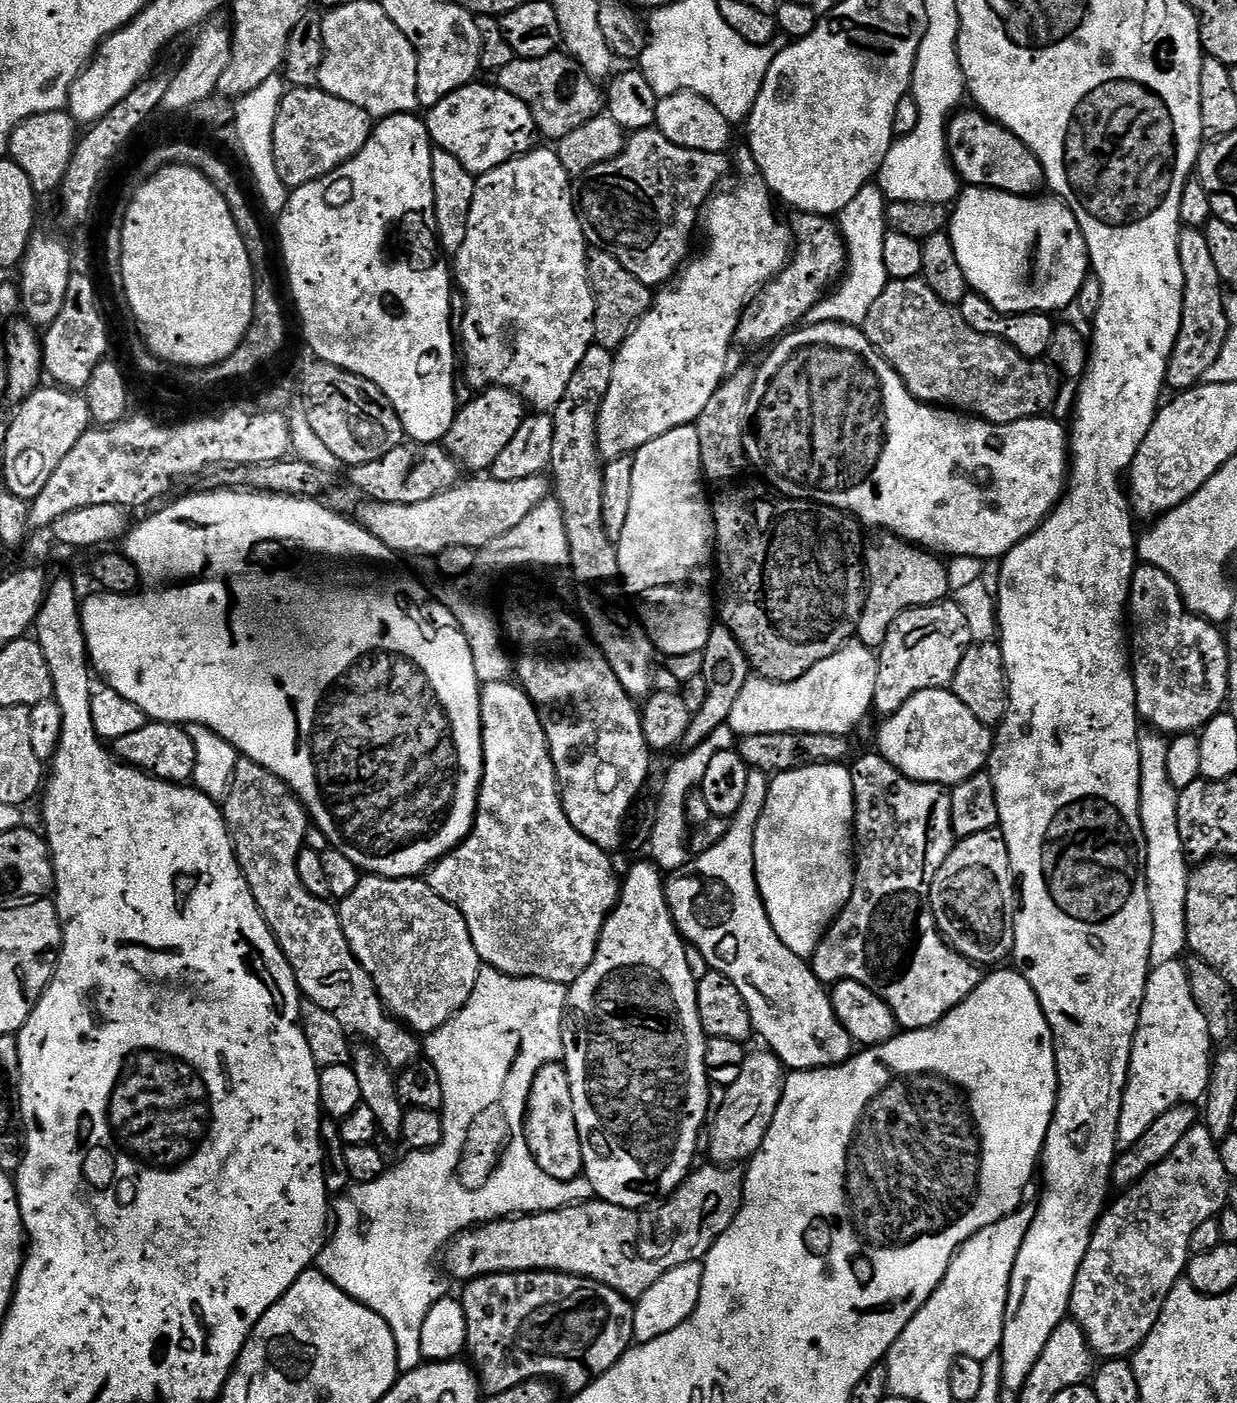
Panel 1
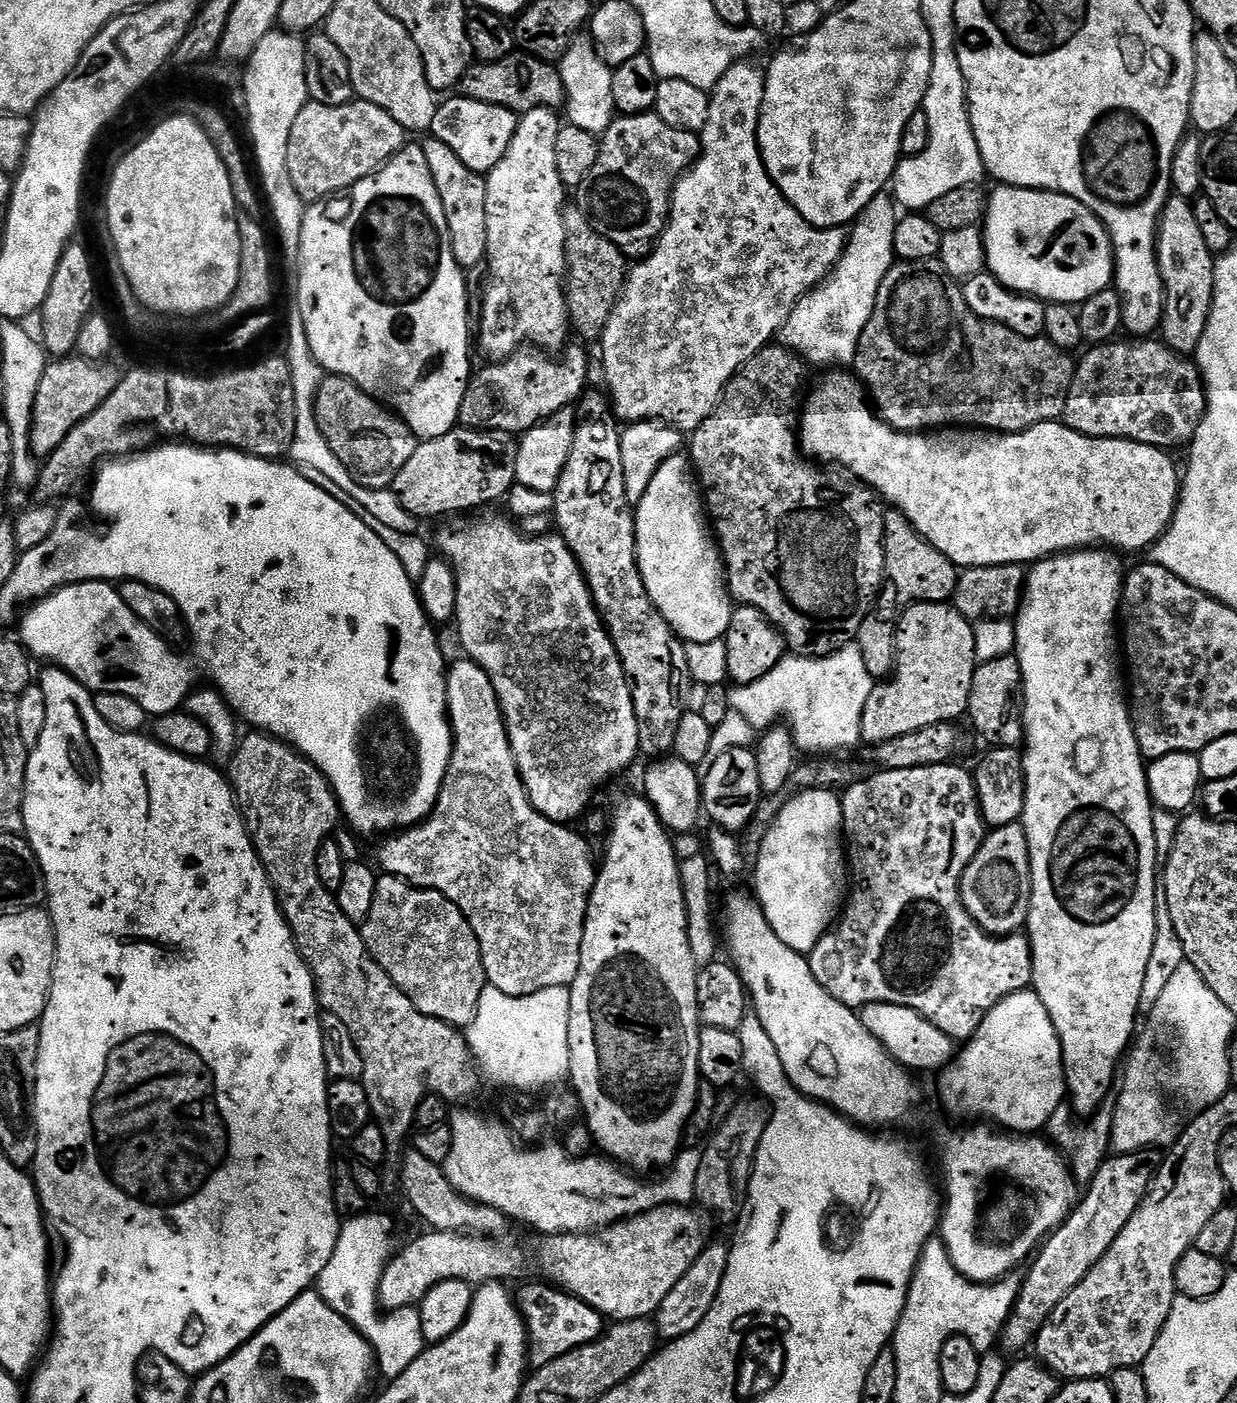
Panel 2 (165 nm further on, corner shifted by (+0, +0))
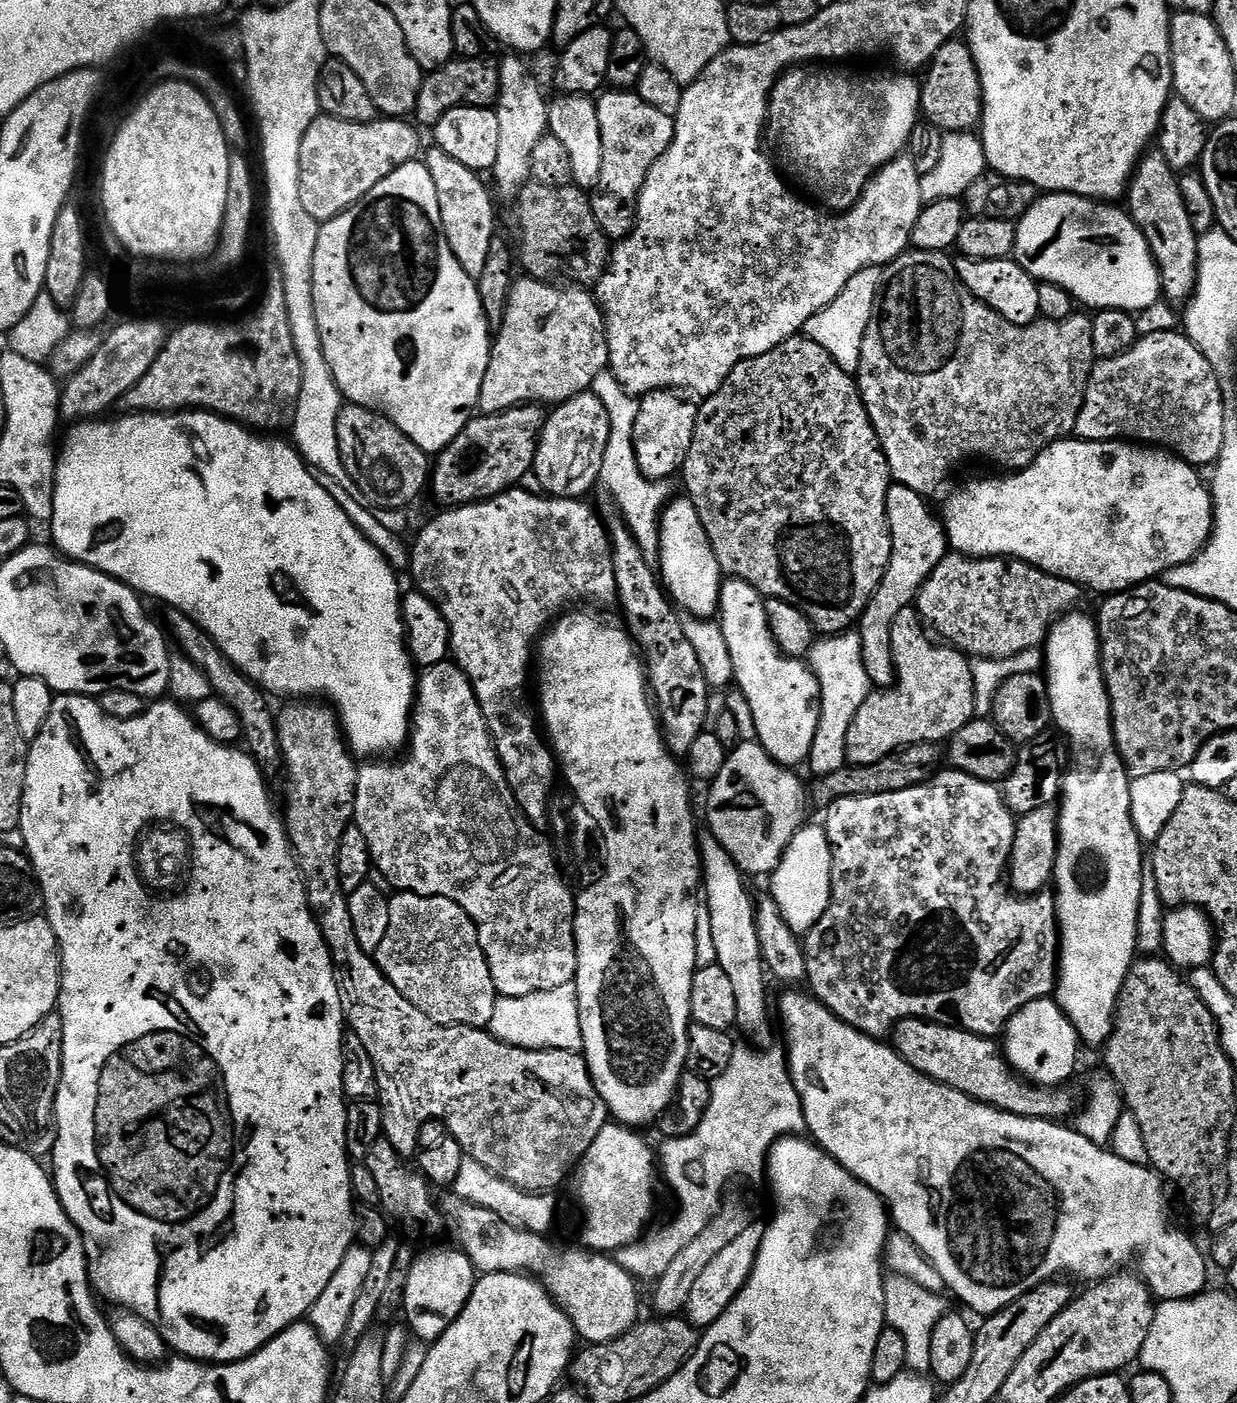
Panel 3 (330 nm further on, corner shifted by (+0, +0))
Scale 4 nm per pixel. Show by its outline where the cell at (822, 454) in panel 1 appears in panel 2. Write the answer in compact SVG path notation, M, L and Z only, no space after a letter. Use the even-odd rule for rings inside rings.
M832 370L829 372L832 373L809 394L808 401L804 404L804 413L800 416L800 428L798 424L799 451L805 457L813 456L814 459L821 460L821 462L816 461L821 465L835 466L837 469L845 468L845 470L840 470L847 473L849 477L855 478L859 483L867 484L877 497L883 498L895 511L901 512L918 530L918 534L923 540L928 540L930 546L934 546L942 554L946 554L946 558L950 558L950 562L961 569L998 566L999 564L1031 566L1037 560L1044 560L1048 556L1059 556L1062 552L1075 552L1097 546L1115 550L1120 554L1140 552L1143 548L1145 551L1151 549L1152 545L1156 543L1156 539L1172 523L1172 516L1176 513L1176 501L1180 499L1182 476L1179 471L1176 473L1176 464L1168 457L1171 455L1165 449L1155 448L1133 440L1104 440L1101 436L1083 436L1070 430L1063 422L1035 424L1021 432L932 430L927 435L902 432L880 419L866 395L863 383L851 371Z

